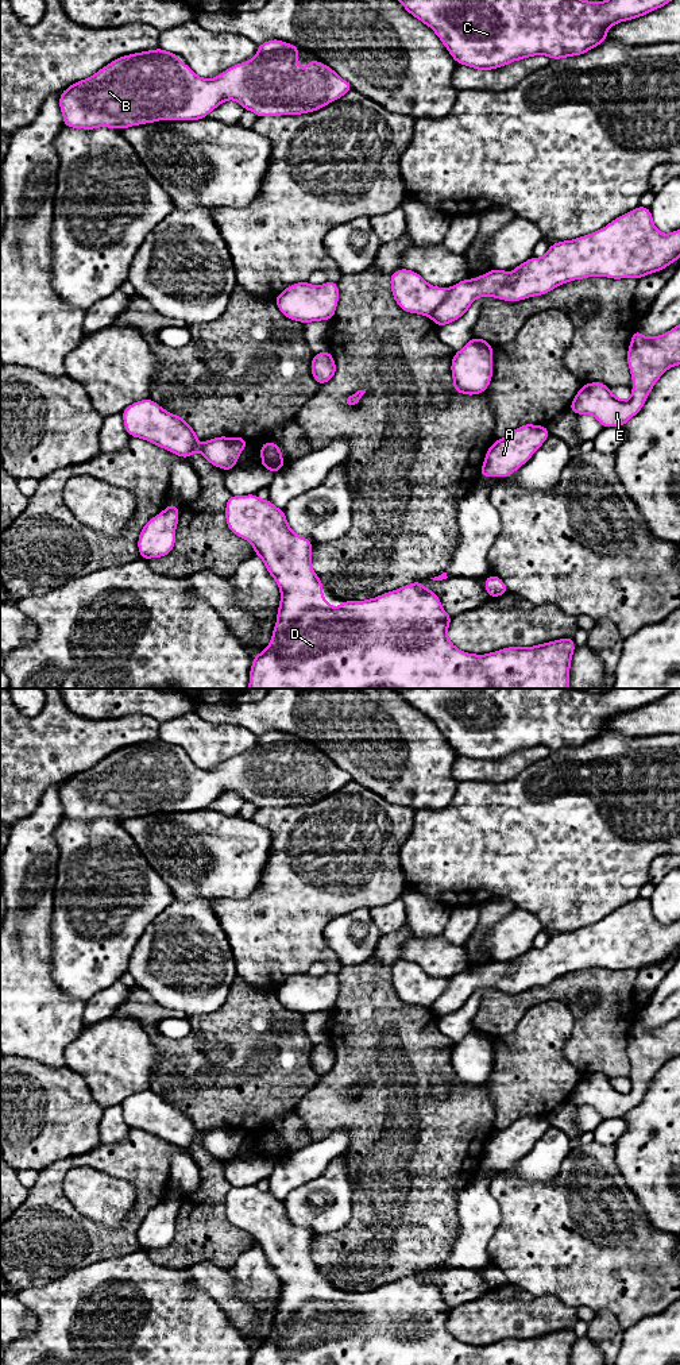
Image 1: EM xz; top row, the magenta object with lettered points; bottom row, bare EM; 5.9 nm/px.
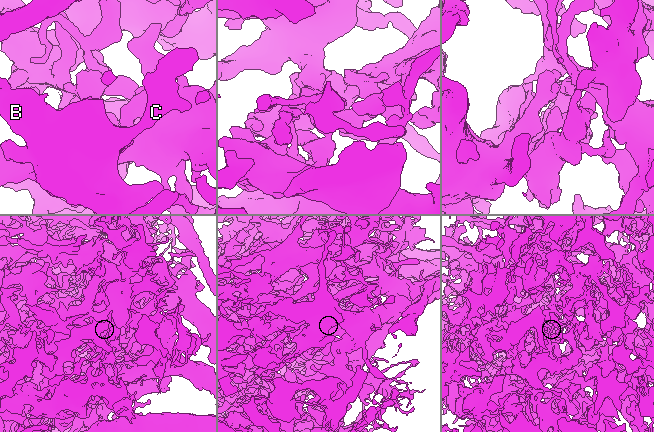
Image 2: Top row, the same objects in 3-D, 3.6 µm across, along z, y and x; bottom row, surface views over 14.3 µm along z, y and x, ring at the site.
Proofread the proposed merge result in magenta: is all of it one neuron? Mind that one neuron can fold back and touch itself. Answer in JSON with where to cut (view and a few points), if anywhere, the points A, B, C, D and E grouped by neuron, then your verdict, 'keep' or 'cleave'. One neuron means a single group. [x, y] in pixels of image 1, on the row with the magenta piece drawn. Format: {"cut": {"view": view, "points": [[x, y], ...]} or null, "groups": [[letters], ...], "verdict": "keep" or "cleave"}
{"cut": null, "groups": [["A", "B", "C", "D", "E"]], "verdict": "keep"}

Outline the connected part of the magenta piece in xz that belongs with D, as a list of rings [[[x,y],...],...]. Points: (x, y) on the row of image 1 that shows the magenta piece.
[[[232,494],[227,501],[225,520],[227,527],[233,535],[252,544],[254,552],[263,560],[268,574],[275,579],[281,591],[281,602],[271,640],[266,649],[254,656],[250,670],[248,689],[569,689],[571,659],[575,652],[575,643],[572,637],[537,644],[533,647],[506,647],[484,655],[463,652],[448,639],[448,626],[452,621],[452,616],[443,609],[437,594],[422,586],[422,581],[409,583],[403,587],[383,593],[382,595],[366,601],[343,601],[339,608],[335,608],[325,601],[322,594],[324,583],[312,567],[312,541],[293,532],[282,509],[273,505],[270,500],[259,498],[256,494]]]

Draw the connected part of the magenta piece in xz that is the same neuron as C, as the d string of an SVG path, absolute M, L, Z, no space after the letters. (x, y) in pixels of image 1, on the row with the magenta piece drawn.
M397 0L420 22L430 27L459 65L494 70L533 55L563 59L586 54L607 41L607 30L619 22L645 16L672 0Z

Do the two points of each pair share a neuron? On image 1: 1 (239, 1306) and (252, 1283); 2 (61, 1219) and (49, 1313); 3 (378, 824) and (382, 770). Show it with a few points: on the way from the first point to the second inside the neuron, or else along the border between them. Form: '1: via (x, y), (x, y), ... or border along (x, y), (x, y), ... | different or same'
1: border along (228, 1269), (254, 1307), (274, 1302) | different
2: border along (81, 1267), (45, 1284), (29, 1286), (22, 1290) | different
3: border along (354, 779), (386, 799), (410, 808) | different

